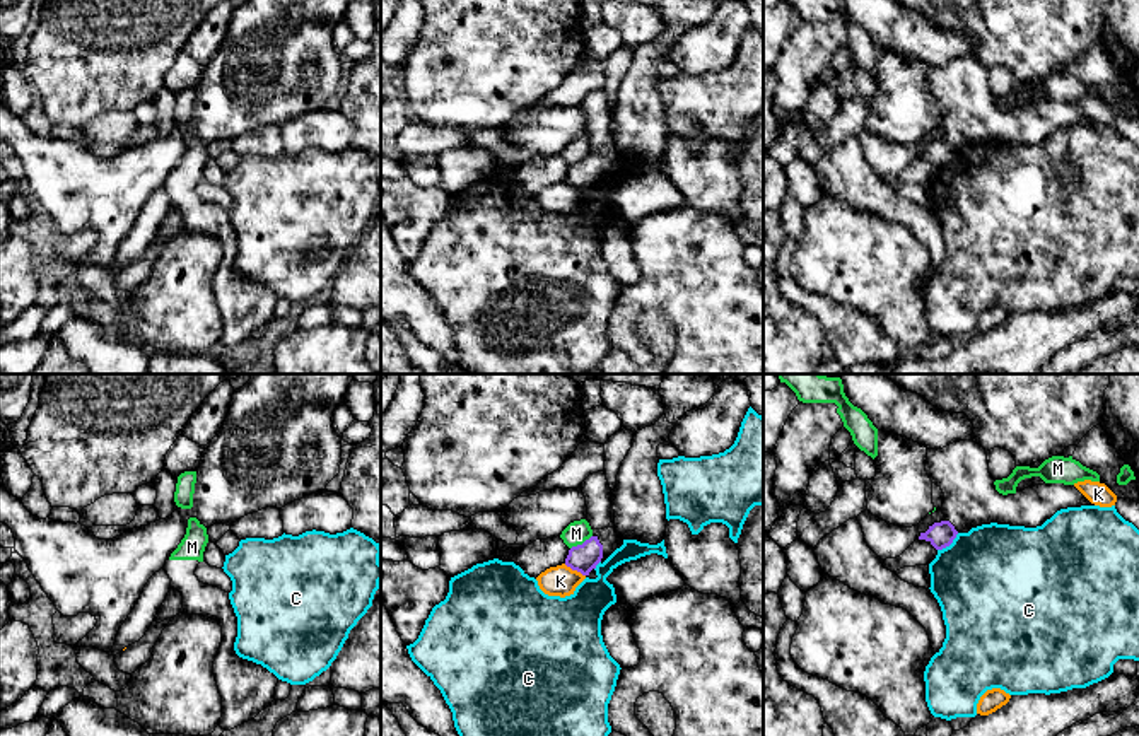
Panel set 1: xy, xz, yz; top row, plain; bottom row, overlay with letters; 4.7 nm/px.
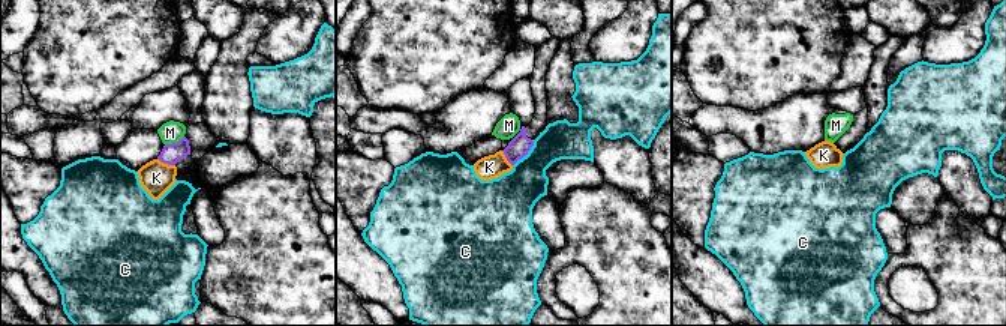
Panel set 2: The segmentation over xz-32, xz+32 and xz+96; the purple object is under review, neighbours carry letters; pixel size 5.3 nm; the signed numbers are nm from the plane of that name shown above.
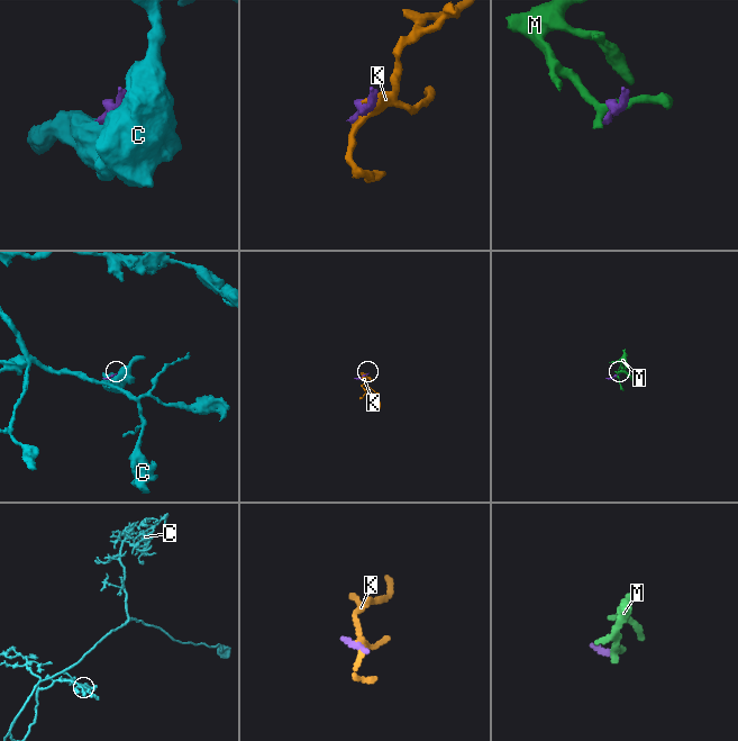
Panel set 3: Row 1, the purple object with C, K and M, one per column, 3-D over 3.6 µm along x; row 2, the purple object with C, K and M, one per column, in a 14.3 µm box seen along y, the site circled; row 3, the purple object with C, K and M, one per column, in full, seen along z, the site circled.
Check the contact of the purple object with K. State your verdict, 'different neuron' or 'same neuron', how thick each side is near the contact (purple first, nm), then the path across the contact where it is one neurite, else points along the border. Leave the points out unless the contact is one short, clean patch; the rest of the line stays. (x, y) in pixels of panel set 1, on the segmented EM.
different neuron; calibres 130 and 140 nm

